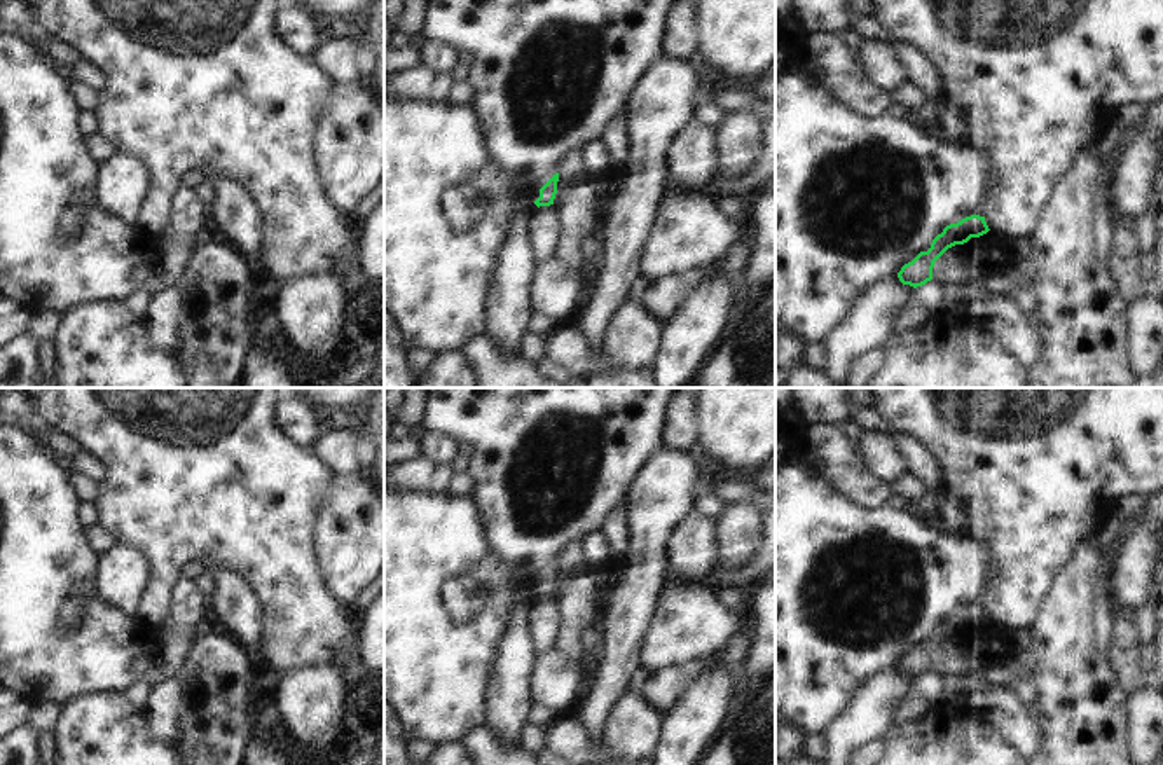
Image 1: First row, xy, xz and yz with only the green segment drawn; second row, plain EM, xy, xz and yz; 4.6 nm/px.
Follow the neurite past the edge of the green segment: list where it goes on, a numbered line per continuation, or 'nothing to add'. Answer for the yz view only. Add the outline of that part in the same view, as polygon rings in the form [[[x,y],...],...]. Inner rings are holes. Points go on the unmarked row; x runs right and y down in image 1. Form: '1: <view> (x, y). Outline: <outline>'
nothing to add

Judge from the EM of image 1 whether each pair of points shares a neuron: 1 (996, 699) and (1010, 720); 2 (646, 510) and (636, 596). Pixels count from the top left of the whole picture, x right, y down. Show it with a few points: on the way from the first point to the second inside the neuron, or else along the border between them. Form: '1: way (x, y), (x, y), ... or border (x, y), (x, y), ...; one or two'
1: way (997, 704), (1006, 715); one
2: way (648, 531), (648, 559), (643, 575); one

